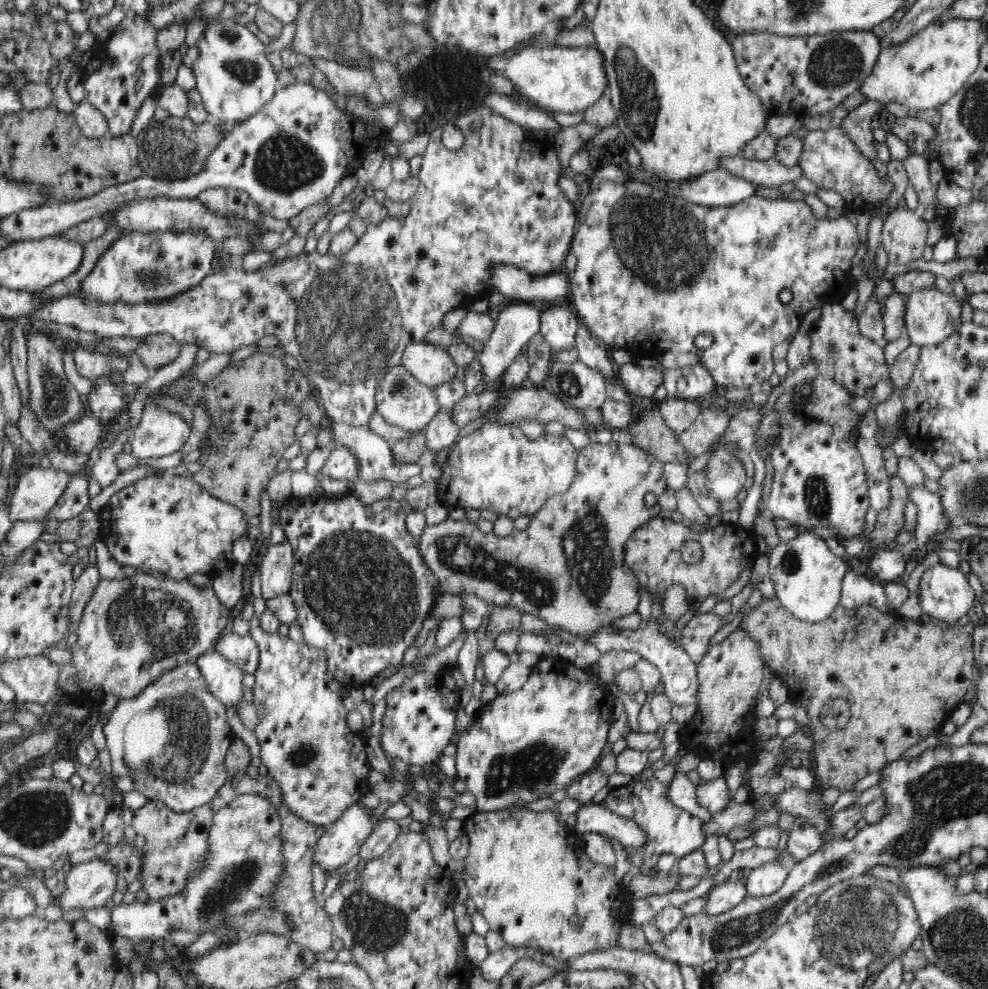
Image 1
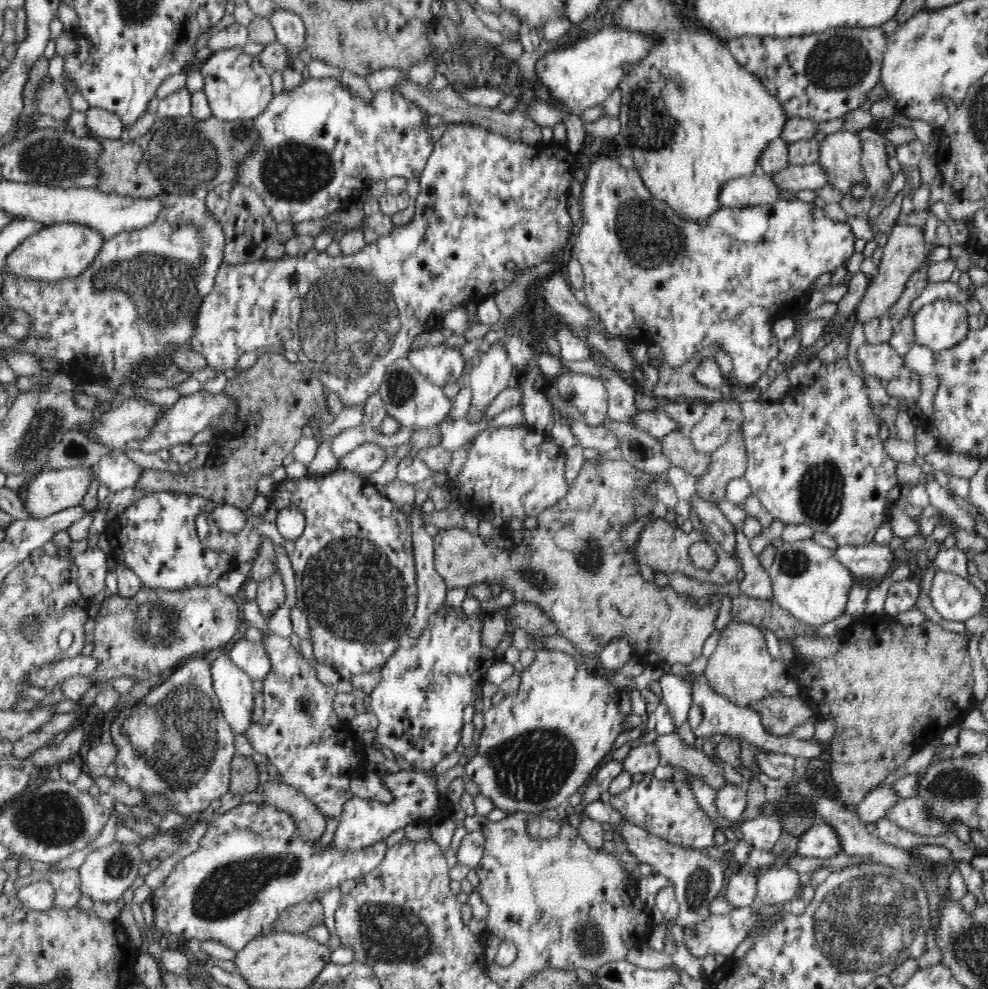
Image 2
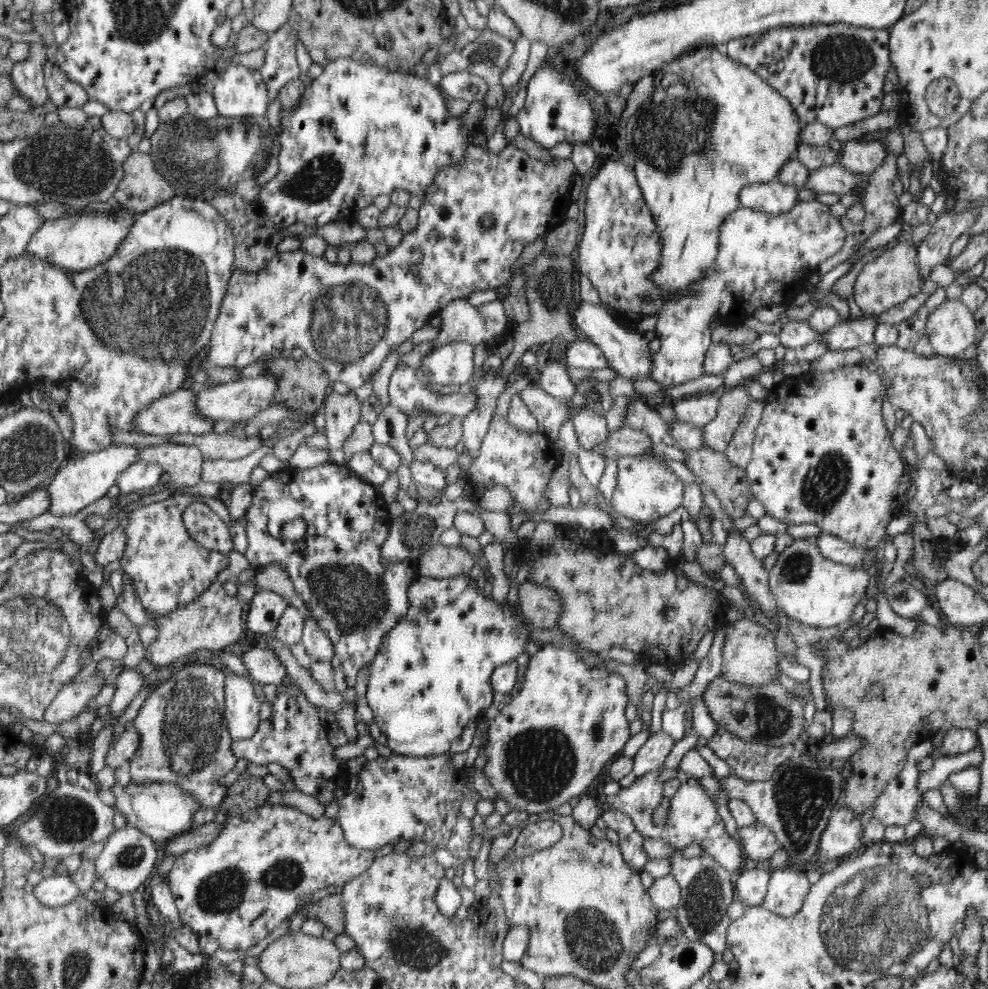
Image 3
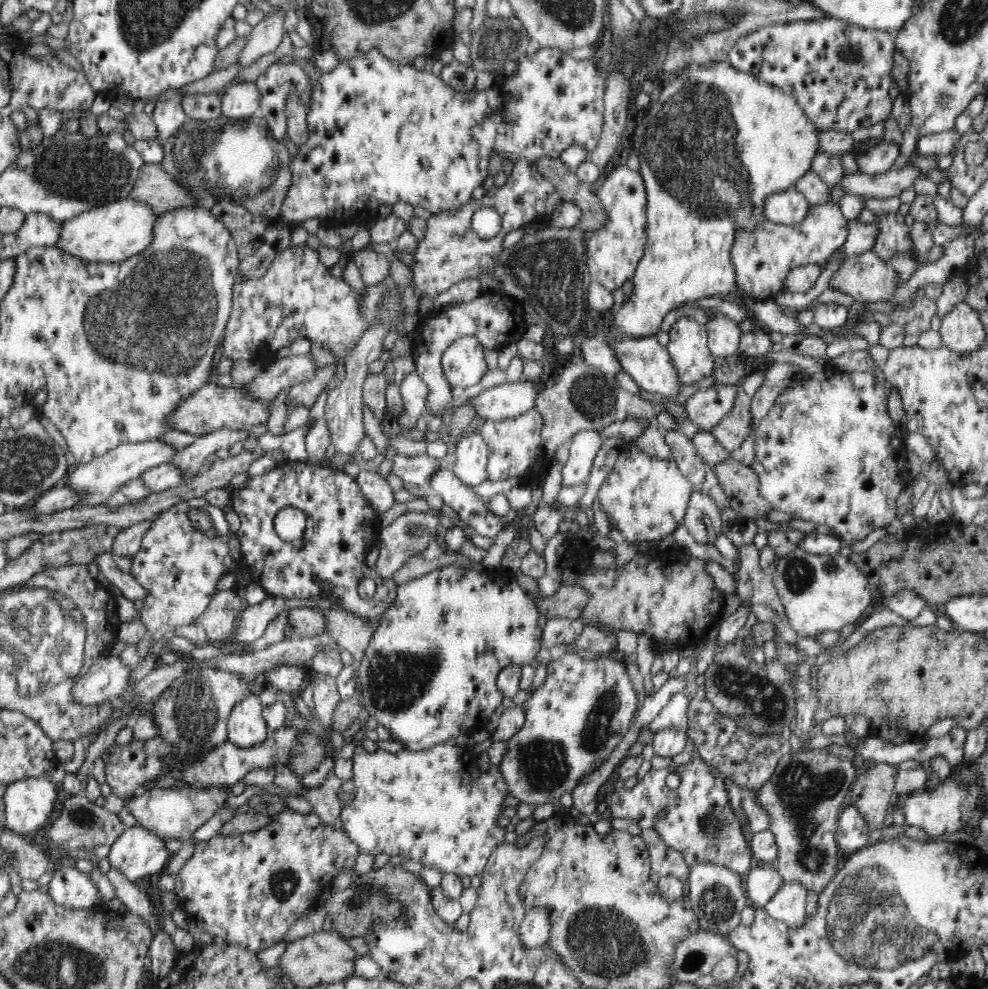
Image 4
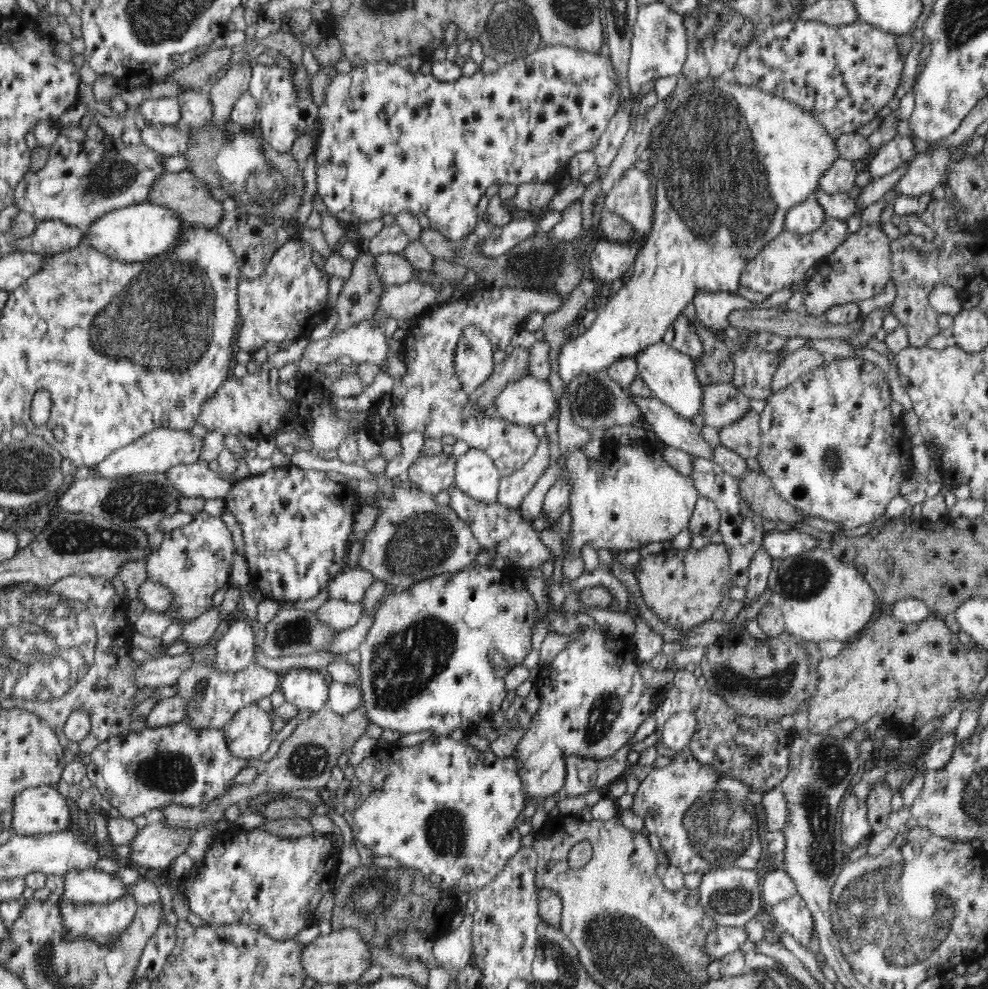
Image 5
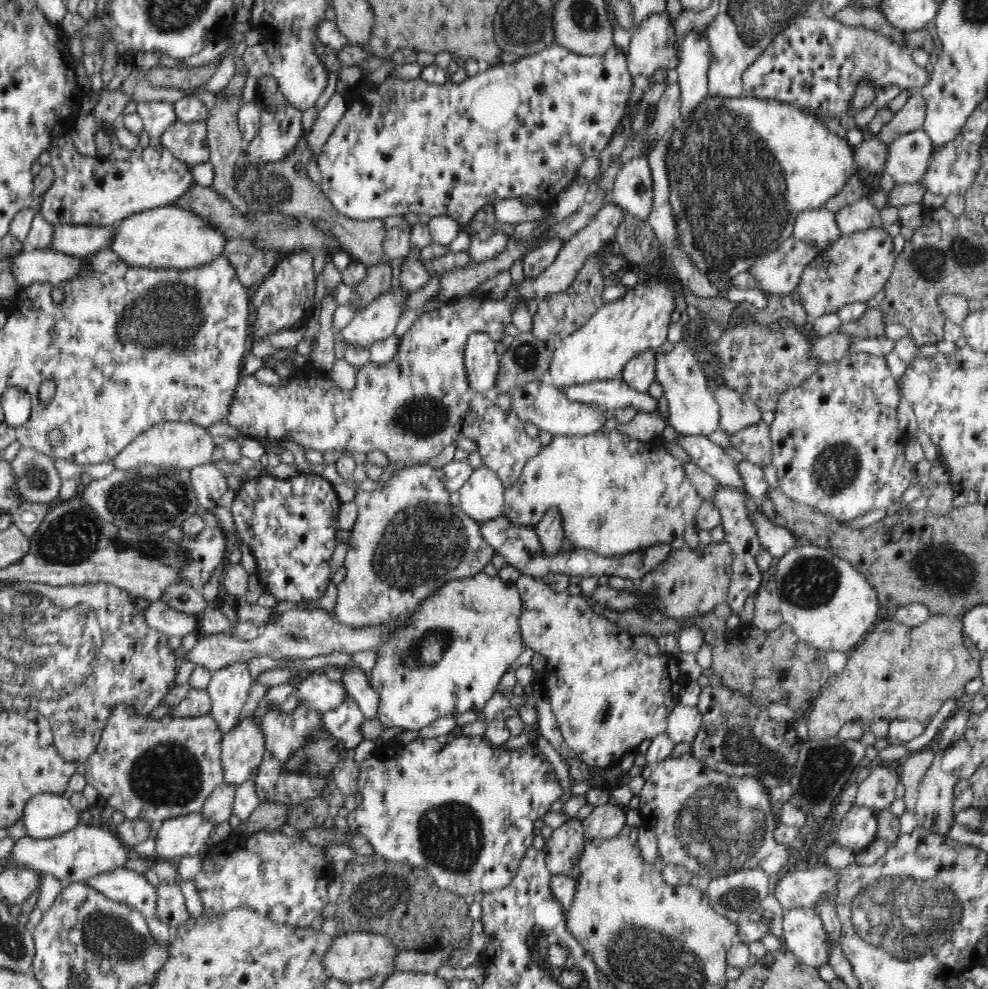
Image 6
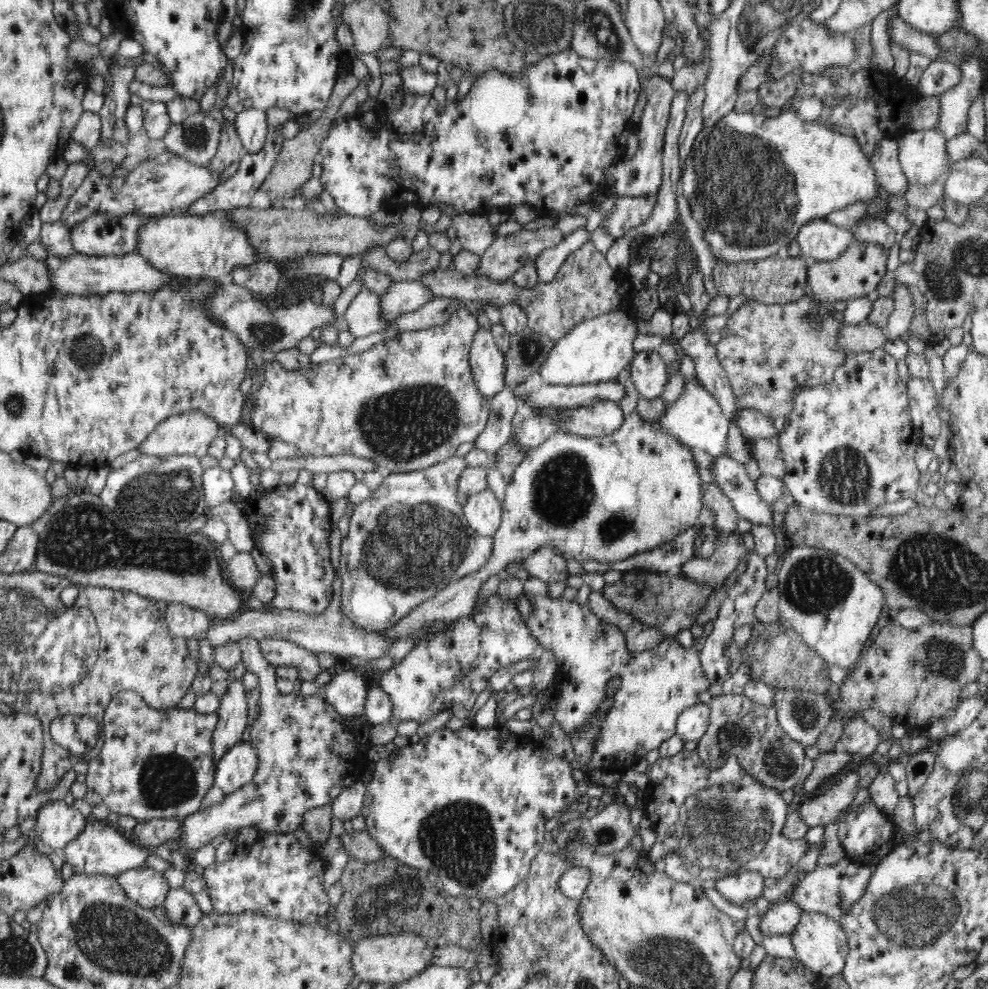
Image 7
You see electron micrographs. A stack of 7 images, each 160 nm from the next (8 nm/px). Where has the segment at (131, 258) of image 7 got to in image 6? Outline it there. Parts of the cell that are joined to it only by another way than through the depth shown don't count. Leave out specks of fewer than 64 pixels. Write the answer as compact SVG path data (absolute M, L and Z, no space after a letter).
M26 249L15 254L13 265L9 268L20 288L46 282L60 287L62 282L80 276L82 257L54 249Z

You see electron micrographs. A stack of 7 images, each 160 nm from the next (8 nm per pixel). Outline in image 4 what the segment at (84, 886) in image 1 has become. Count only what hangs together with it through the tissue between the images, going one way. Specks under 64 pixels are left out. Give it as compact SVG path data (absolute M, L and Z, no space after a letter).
M138 824L128 827L111 844L110 866L117 868L132 883L148 874L162 873L173 855L165 841Z

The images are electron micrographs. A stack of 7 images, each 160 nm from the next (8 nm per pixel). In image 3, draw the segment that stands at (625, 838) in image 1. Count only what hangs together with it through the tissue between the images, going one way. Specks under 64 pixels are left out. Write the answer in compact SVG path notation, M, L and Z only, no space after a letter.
M676 849L672 861L672 875L681 889L681 900L677 909L677 920L681 925L682 937L689 940L701 940L712 948L716 954L725 950L725 938L731 919L726 910L735 900L734 884L729 870L726 870L716 859L705 854L699 857L685 858Z

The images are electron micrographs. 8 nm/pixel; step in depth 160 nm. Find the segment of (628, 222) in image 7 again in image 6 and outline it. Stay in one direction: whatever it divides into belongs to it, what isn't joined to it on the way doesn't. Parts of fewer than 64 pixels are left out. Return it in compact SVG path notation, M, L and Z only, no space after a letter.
M612 203L604 206L604 208L600 210L600 212L596 213L596 216L594 216L588 226L585 226L584 228L582 228L582 230L579 230L576 234L574 234L574 236L572 236L572 238L570 238L570 240L567 240L563 243L563 246L559 250L557 257L550 266L548 266L544 271L542 271L537 277L534 277L533 279L525 277L524 280L520 282L520 284L516 284L516 286L513 286L513 284L511 284L510 288L508 288L508 292L506 292L506 296L504 296L504 298L500 298L500 300L480 301L477 299L465 297L461 298L456 304L449 305L447 303L442 305L439 309L434 309L433 311L422 313L413 322L413 325L410 326L409 330L407 330L400 338L396 355L390 362L376 364L373 361L368 361L365 365L355 368L357 375L356 382L352 390L342 390L342 388L338 387L338 385L334 383L334 379L330 378L330 376L296 377L293 375L291 379L286 380L285 385L278 385L277 387L275 387L274 385L258 381L258 379L255 379L253 375L243 373L240 380L238 380L238 384L236 384L236 388L234 388L234 399L231 403L231 410L230 413L226 416L224 422L227 422L229 426L232 426L239 432L242 432L244 436L250 436L258 440L268 439L268 441L272 442L279 440L288 440L291 444L296 444L298 447L306 447L306 451L315 450L322 454L331 451L352 451L364 453L365 456L369 452L379 450L388 455L388 463L390 465L392 465L393 463L398 463L398 465L402 465L402 467L425 465L425 463L427 463L430 458L437 457L446 446L449 446L450 444L456 444L456 442L461 438L469 438L478 443L477 451L478 453L480 453L480 457L482 457L485 466L490 468L490 470L494 471L494 473L498 475L498 479L502 481L502 485L505 488L514 485L514 482L517 482L518 478L520 478L524 470L524 466L526 466L526 462L534 458L534 456L538 456L538 452L540 452L541 450L541 443L539 442L539 438L532 439L530 438L530 436L528 436L528 434L526 434L524 422L520 420L520 418L517 418L513 413L508 414L504 412L504 410L500 410L500 408L496 406L496 403L494 404L494 402L486 400L483 394L477 393L470 388L464 366L464 348L466 346L468 336L470 336L472 332L484 332L486 328L496 328L496 332L500 332L500 336L506 336L503 333L503 327L505 324L511 323L511 312L513 311L514 303L517 303L520 299L522 299L524 303L528 304L528 301L531 298L535 298L538 301L544 300L548 295L552 296L553 294L568 290L569 286L572 284L572 281L575 279L575 276L578 274L578 271L585 265L587 258L594 254L598 254L607 243L611 242L614 239L616 228L618 228L618 226L622 224L622 222L624 222L624 216L626 216L626 212L620 209L618 206L615 206Z

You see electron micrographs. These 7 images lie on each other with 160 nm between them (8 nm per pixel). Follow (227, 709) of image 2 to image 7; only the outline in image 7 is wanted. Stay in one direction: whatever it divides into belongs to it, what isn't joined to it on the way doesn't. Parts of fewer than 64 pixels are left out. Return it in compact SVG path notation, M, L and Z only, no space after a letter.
M238 742L216 763L215 785L225 794L252 782L258 766L258 757L249 742Z

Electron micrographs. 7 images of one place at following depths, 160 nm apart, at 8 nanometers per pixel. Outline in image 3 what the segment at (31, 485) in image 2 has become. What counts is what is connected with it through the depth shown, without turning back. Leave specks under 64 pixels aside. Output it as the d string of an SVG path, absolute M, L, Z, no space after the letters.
M111 446L98 453L88 454L84 458L67 460L58 470L51 484L45 486L50 497L48 512L54 516L76 515L92 502L96 502L117 486L119 475L131 465L139 462L139 450L135 446Z

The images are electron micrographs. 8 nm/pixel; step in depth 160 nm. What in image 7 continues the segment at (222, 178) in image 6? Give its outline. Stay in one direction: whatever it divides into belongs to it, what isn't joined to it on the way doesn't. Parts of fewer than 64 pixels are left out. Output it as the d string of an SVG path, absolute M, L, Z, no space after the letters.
M226 121L226 123L220 126L218 152L214 154L209 167L216 174L224 172L230 164L236 162L242 156L242 153L245 153L245 149L243 148L235 125Z

